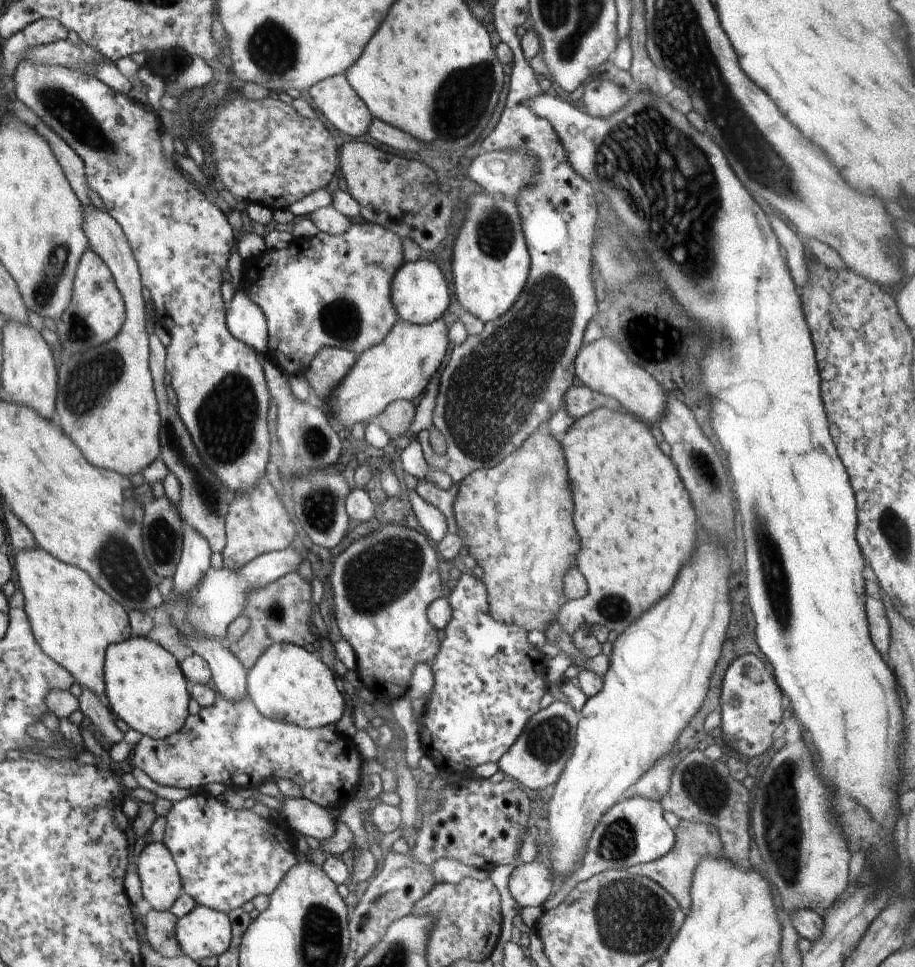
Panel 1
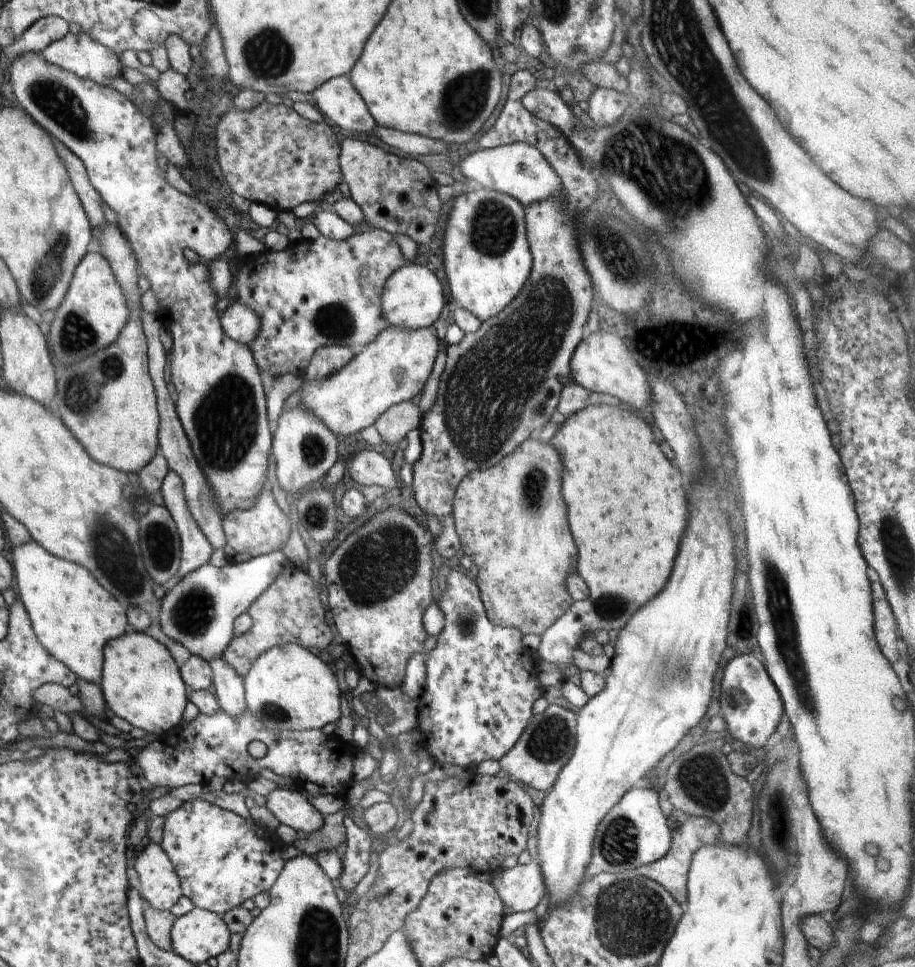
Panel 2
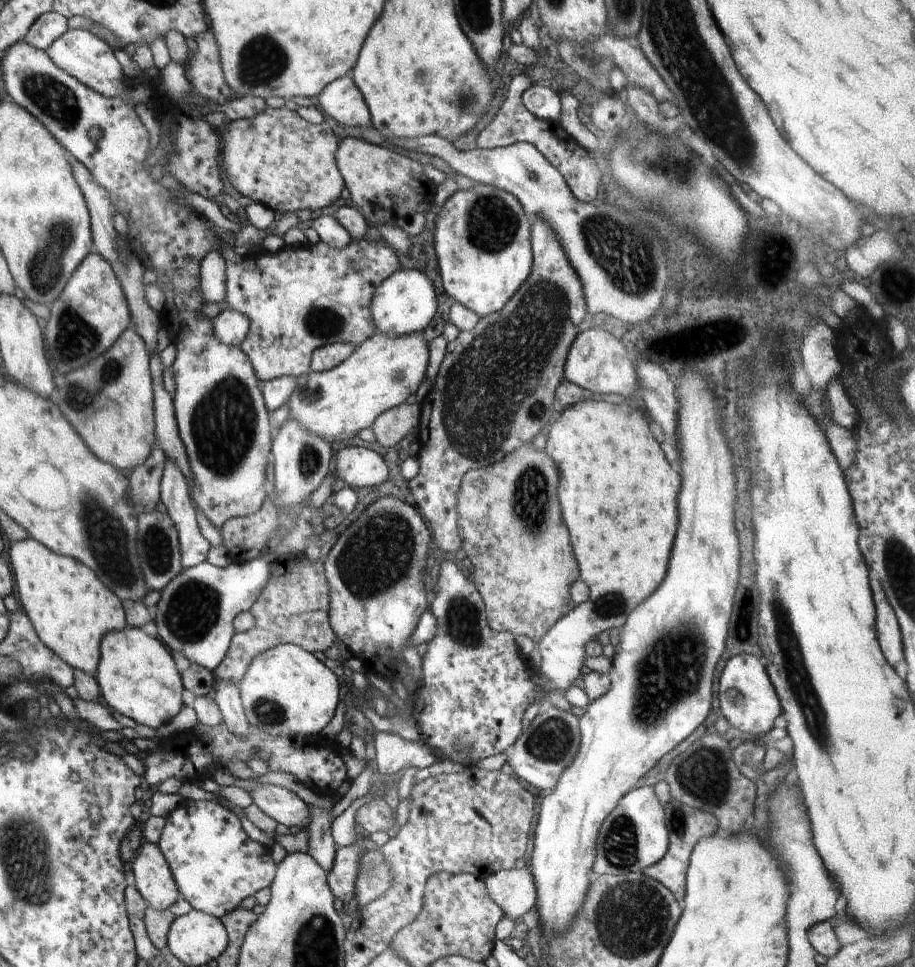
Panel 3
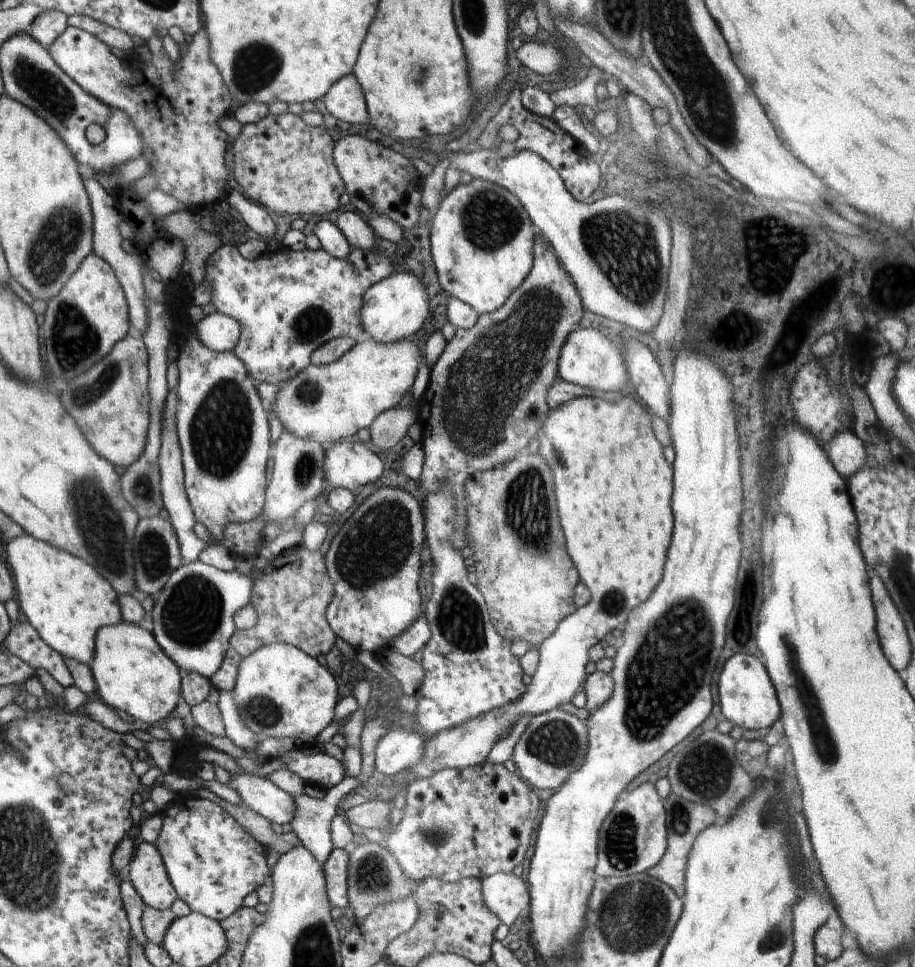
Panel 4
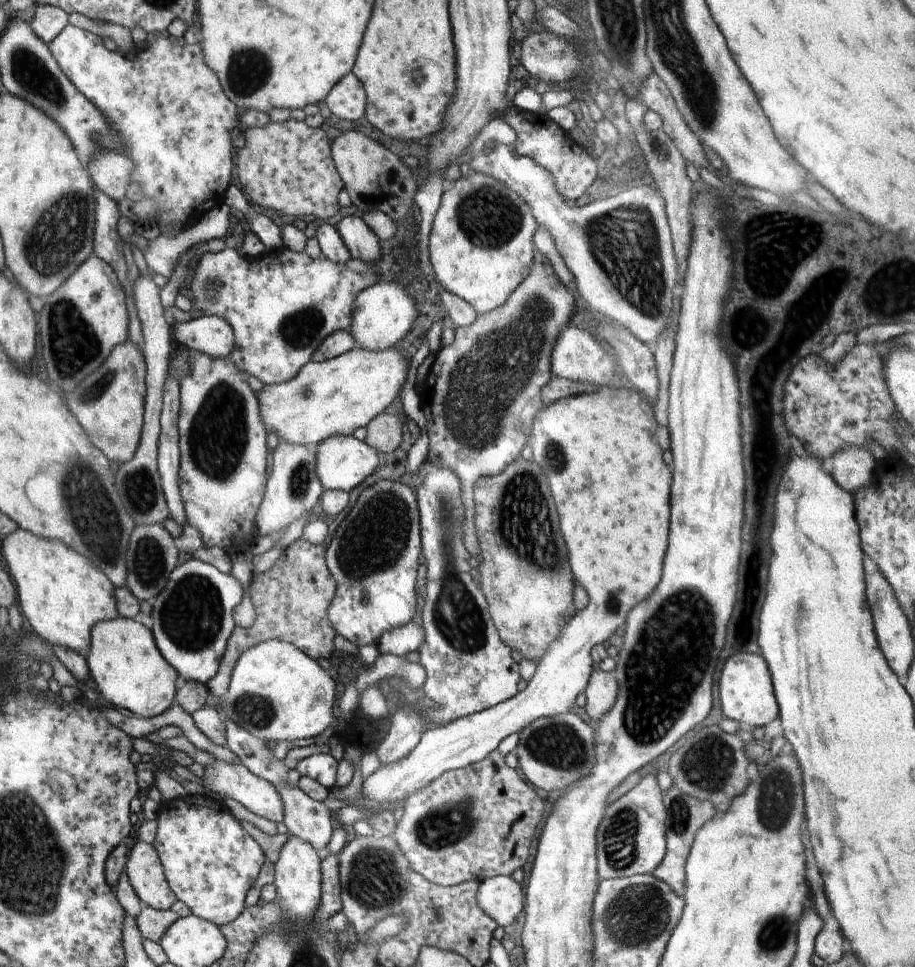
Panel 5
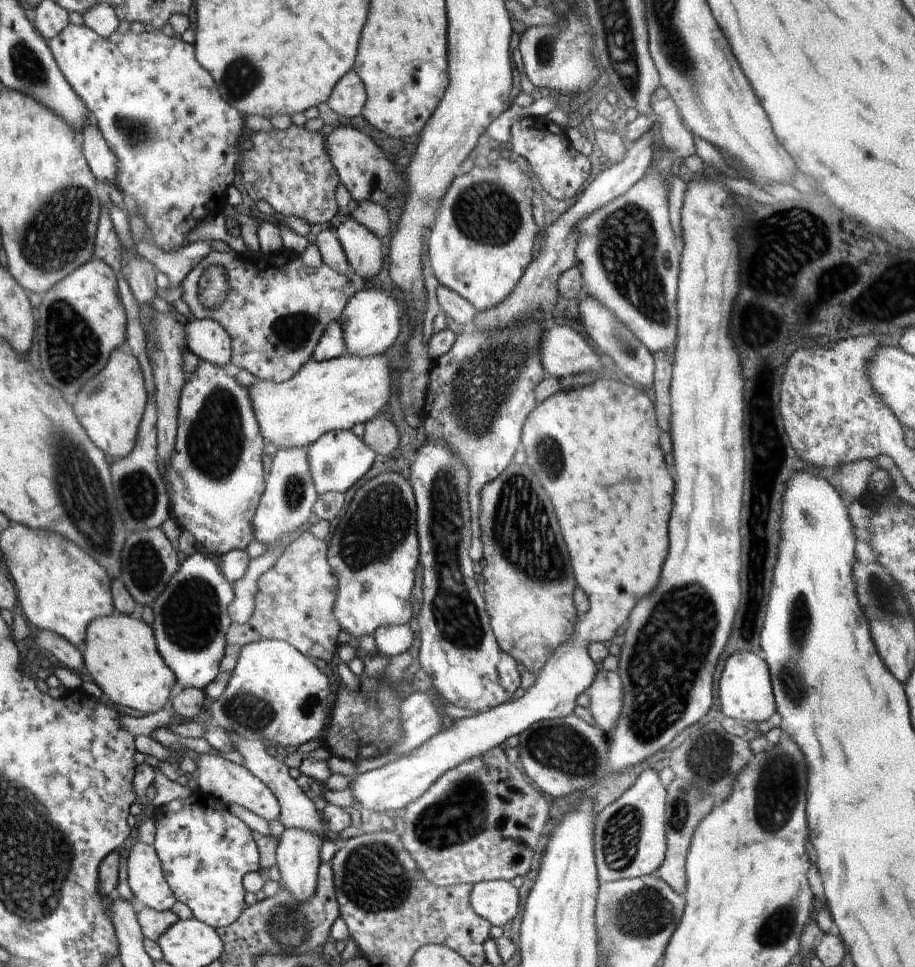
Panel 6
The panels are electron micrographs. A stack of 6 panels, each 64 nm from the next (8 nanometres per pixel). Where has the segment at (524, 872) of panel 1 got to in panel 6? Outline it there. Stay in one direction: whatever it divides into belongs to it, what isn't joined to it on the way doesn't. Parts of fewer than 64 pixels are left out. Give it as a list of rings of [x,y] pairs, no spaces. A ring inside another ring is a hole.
[[[506,880],[477,882],[470,892],[470,906],[474,912],[503,928],[518,914],[518,889]]]

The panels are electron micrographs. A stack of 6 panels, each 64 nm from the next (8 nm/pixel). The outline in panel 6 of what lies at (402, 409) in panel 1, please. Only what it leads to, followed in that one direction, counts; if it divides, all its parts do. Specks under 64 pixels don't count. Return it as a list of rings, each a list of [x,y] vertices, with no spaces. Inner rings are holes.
[[[386,413],[372,417],[364,425],[365,432],[361,439],[375,455],[388,456],[398,448],[400,435]]]

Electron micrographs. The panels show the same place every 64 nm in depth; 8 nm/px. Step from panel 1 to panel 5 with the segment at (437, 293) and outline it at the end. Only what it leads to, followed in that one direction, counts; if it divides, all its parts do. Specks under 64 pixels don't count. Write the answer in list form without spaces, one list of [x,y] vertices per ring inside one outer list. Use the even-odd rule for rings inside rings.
[[[396,280],[379,282],[365,288],[356,296],[352,306],[352,324],[348,334],[354,338],[354,347],[380,352],[394,347],[410,330],[418,318],[418,306],[412,294]]]

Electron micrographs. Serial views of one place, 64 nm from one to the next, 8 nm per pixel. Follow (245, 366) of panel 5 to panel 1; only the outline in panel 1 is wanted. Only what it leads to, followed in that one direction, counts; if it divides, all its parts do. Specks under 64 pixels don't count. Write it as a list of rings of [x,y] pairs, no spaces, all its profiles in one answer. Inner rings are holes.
[[[368,221],[362,222],[362,224],[352,223],[352,226],[344,234],[338,234],[338,236],[318,231],[318,234],[312,236],[312,238],[293,238],[285,249],[265,250],[259,256],[247,259],[246,262],[241,289],[244,291],[244,294],[248,295],[248,298],[252,298],[252,302],[256,306],[260,306],[260,310],[262,310],[268,325],[268,354],[289,375],[304,373],[320,348],[344,348],[344,350],[353,351],[359,357],[368,348],[380,344],[397,321],[396,310],[394,310],[394,304],[392,304],[392,298],[390,298],[390,286],[392,286],[394,274],[405,263],[403,246],[401,238],[397,234],[377,224],[372,224]]]

